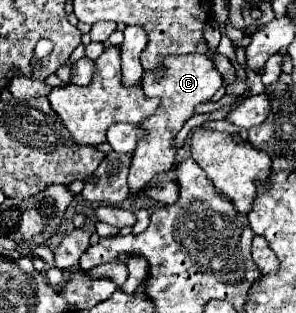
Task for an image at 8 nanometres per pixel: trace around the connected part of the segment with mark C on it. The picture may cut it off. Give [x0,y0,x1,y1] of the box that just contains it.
[128,54,222,196]

